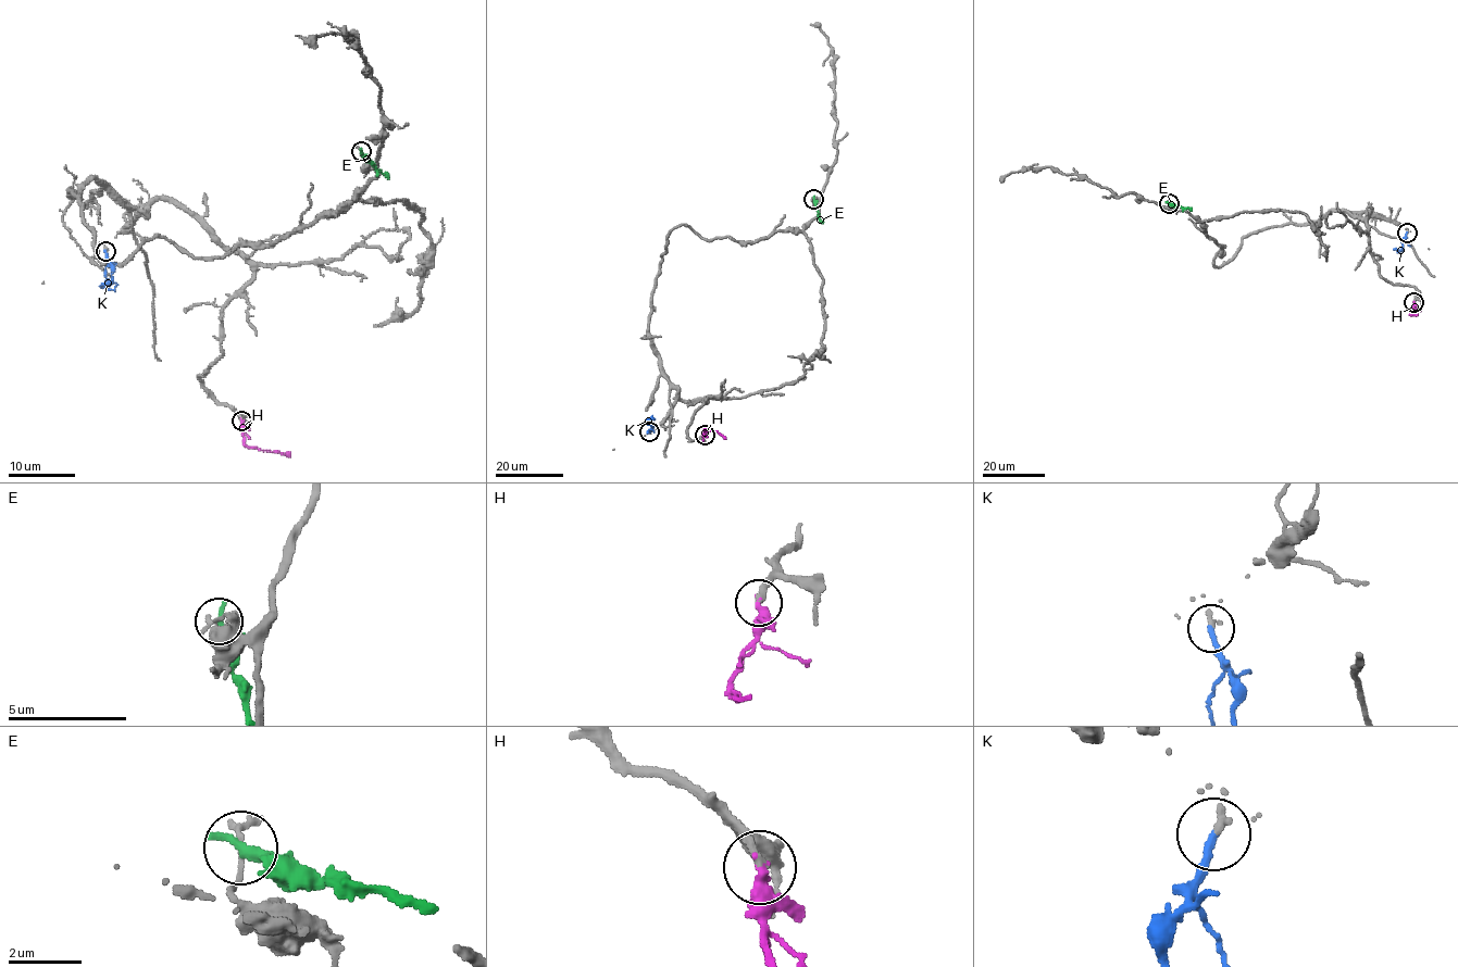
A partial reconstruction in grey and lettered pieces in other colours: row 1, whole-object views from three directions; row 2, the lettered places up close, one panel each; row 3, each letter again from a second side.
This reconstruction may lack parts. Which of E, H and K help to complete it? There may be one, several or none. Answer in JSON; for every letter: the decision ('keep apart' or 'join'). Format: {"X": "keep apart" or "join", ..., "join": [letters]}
{"E": "keep apart", "H": "join", "K": "join", "join": ["H", "K"]}

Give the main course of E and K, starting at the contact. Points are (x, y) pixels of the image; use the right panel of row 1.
E: (1169, 203), (1192, 211)
K: (1406, 233), (1402, 250), (1397, 249)

